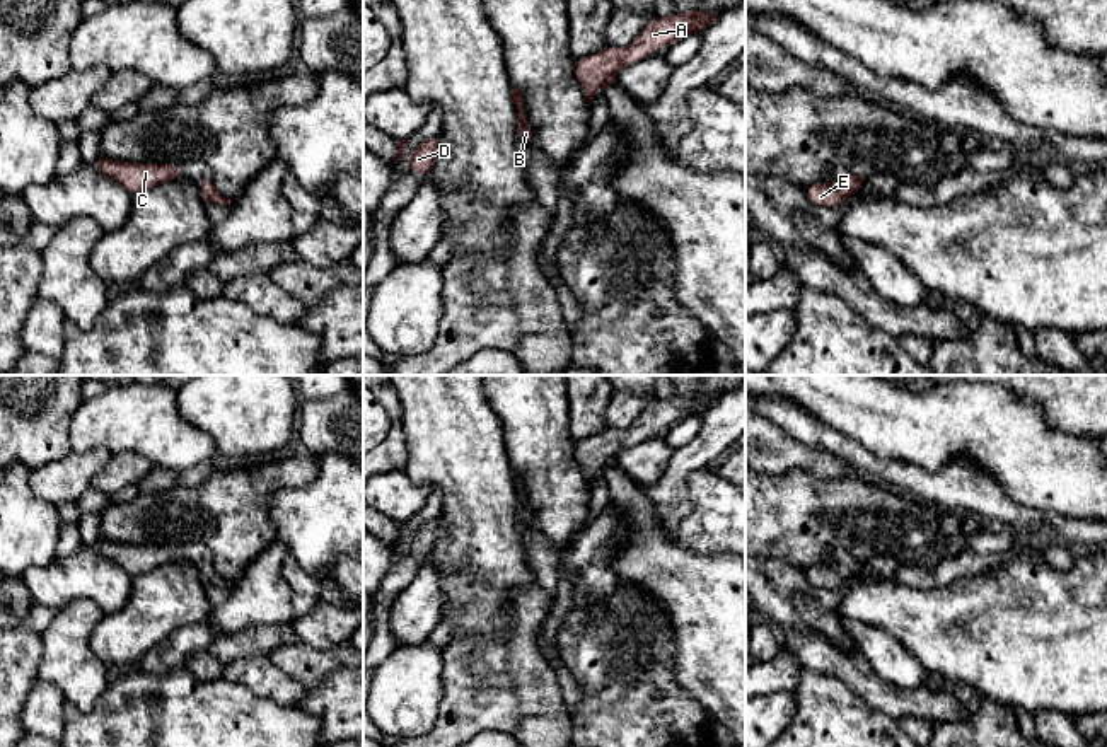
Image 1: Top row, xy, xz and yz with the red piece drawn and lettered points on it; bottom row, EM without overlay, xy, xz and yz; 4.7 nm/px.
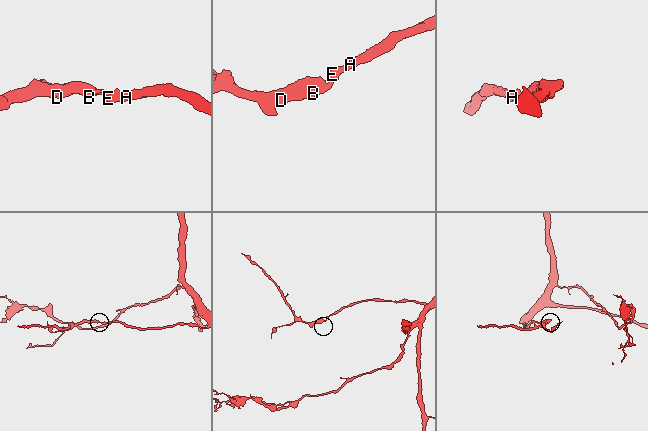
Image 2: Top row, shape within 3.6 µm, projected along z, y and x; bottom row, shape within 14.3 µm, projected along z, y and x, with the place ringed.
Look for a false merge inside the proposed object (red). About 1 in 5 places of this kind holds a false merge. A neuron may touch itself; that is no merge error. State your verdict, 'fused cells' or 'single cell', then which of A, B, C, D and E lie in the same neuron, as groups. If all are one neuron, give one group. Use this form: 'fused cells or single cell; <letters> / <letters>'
single cell; A B C D E

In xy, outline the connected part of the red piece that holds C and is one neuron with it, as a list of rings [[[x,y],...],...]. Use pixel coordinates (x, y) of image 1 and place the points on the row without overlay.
[[[99,537],[92,549],[109,558],[113,563],[121,566],[130,576],[147,573],[165,563],[183,561],[183,554],[172,544],[169,546],[140,546],[113,542]]]

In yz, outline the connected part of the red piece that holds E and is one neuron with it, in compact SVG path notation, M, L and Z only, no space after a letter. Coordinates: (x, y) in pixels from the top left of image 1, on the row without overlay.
M843 553L837 559L837 565L814 565L805 570L809 582L815 588L836 590L839 588L848 578L858 575L861 566L866 561L856 559L855 556Z

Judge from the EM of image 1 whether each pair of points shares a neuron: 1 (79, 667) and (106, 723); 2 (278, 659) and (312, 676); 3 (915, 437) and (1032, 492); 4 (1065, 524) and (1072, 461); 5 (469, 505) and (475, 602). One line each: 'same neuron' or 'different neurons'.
1: different neurons
2: same neuron
3: same neuron
4: different neurons
5: same neuron

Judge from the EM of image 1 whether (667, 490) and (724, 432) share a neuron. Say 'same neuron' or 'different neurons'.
same neuron

